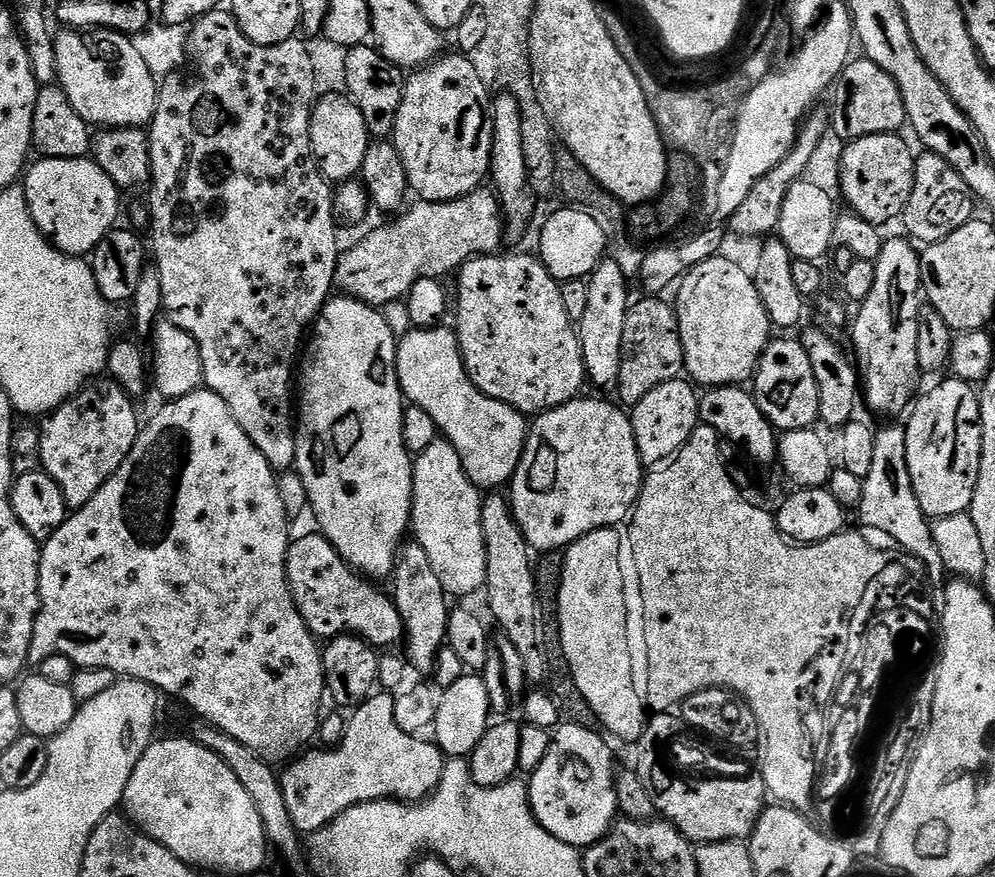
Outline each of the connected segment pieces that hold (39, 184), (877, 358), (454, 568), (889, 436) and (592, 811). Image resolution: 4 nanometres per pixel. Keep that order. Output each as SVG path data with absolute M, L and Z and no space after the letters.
M37 159L27 169L22 187L27 194L31 216L41 232L60 252L86 256L117 225L122 194L95 160Z
M890 236L885 239L882 250L874 261L875 278L872 290L870 294L866 294L864 300L859 301L857 308L860 309L857 310L856 316L854 312L854 319L850 324L863 403L868 403L869 410L880 416L892 416L888 418L896 418L904 407L907 409L913 403L917 395L916 383L922 379L918 366L918 314L922 307L920 255L917 249L914 250L915 245L909 239L902 238Z
M438 439L415 457L412 466L412 522L415 543L426 550L434 574L438 574L449 597L472 596L488 582L486 542L482 534L481 489L466 474L458 450L446 439Z
M896 422L889 428L875 429L874 458L871 459L869 473L863 478L864 489L859 508L864 511L864 520L877 527L887 529L900 540L901 544L908 545L917 555L929 558L928 568L933 572L931 577L945 578L944 563L936 555L933 546L932 527L929 517L925 516L922 506L918 506L918 498L914 494L914 482L910 482L910 466L906 462L906 434L901 425Z
M565 723L559 727L552 732L546 758L527 781L528 804L538 823L554 838L577 850L587 850L612 831L618 819L618 767L612 761L609 741L599 731Z

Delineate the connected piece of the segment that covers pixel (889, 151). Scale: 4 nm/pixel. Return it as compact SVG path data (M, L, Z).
M887 132L877 136L867 136L851 141L848 148L840 156L840 192L849 209L861 216L866 222L877 226L885 226L891 220L899 221L904 215L904 208L910 202L910 194L914 190L914 170L916 156L908 149L903 135Z

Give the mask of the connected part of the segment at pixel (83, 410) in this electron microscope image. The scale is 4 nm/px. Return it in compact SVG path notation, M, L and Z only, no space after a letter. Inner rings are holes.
M97 378L39 421L40 468L58 482L69 510L86 506L126 462L142 427L132 404L133 397L116 380Z

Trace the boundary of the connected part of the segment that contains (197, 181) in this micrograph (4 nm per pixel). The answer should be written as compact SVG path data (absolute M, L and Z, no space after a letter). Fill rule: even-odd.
M215 8L213 12L202 14L197 17L191 27L189 27L187 59L190 61L190 64L196 67L196 77L194 77L193 80L179 80L180 76L175 74L169 76L159 85L156 93L156 109L152 115L151 125L147 129L148 161L152 164L152 175L150 177L150 189L152 188L152 193L148 196L146 209L150 217L150 231L152 230L150 252L151 255L152 252L156 255L156 257L154 257L154 263L158 268L158 273L160 273L162 280L164 312L167 313L174 322L174 326L186 330L186 334L190 334L190 338L194 338L194 342L200 347L200 361L202 362L202 374L204 375L202 381L203 387L209 392L218 394L218 398L222 398L222 402L226 402L226 406L230 406L230 414L234 414L234 422L238 422L238 426L242 426L246 438L250 438L250 442L254 442L254 446L258 446L262 458L266 458L266 462L270 462L272 469L288 470L291 469L296 462L294 373L298 368L298 357L301 355L302 345L306 340L306 333L313 327L316 317L319 316L320 311L324 309L325 304L328 303L330 297L333 295L334 285L336 283L336 264L340 261L342 251L342 244L336 241L336 224L338 225L338 217L334 211L334 188L329 181L324 179L323 174L320 173L320 167L316 165L316 158L312 155L312 143L310 142L312 106L318 99L318 91L316 92L316 64L312 61L312 56L308 53L307 46L300 41L300 38L293 38L281 44L275 44L274 46L258 46L254 42L250 42L250 38L246 38L246 34L242 34L242 30L238 26L238 22L232 17L231 11L225 10L224 8Z

